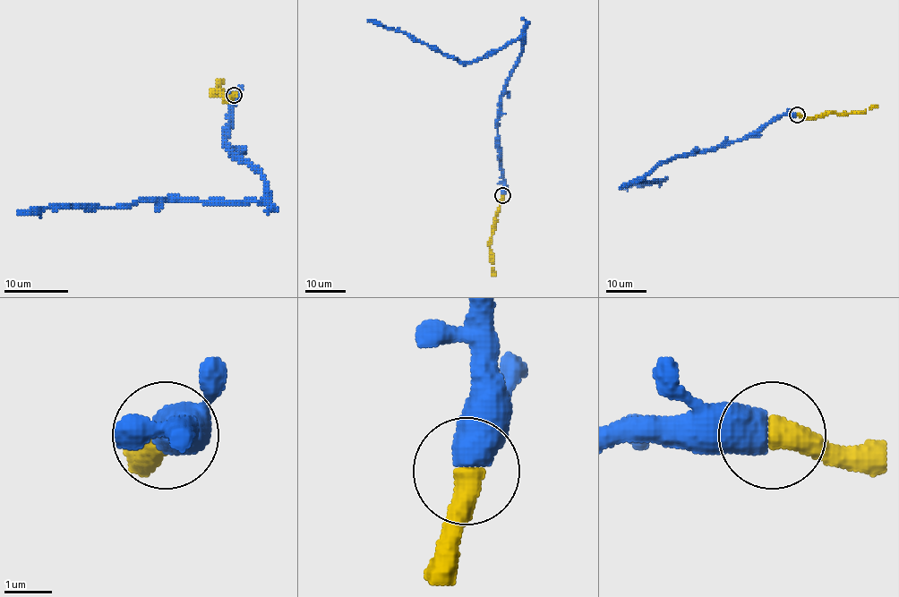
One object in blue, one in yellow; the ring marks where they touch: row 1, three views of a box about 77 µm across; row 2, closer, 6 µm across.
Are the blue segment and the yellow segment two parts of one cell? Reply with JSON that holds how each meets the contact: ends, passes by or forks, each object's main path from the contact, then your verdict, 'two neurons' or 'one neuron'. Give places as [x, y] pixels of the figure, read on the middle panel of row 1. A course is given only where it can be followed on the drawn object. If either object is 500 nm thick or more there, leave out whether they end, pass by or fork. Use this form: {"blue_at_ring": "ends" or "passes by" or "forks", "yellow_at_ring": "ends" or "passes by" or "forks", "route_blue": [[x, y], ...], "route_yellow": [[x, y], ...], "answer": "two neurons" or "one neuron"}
{"route_blue": [[502, 194], [498, 115], [522, 40], [506, 43], [473, 61], [459, 62], [406, 34], [368, 20]], "route_yellow": [[502, 195], [490, 241], [491, 276]], "answer": "one neuron"}

